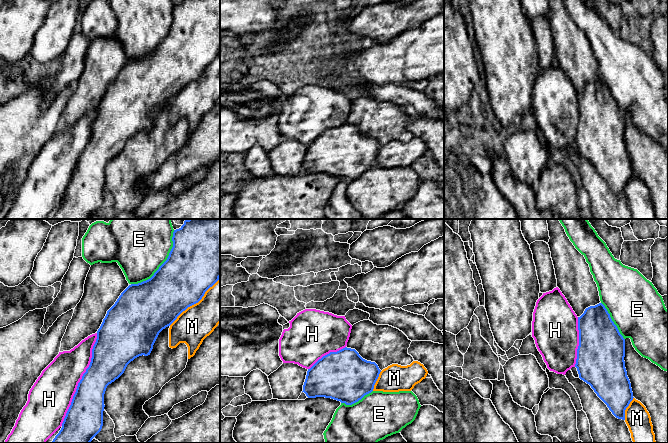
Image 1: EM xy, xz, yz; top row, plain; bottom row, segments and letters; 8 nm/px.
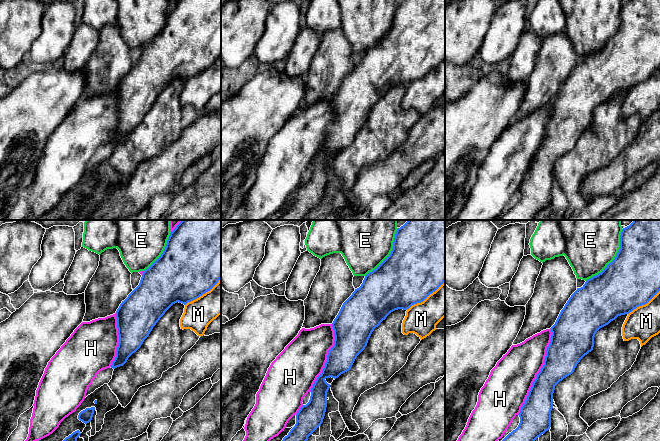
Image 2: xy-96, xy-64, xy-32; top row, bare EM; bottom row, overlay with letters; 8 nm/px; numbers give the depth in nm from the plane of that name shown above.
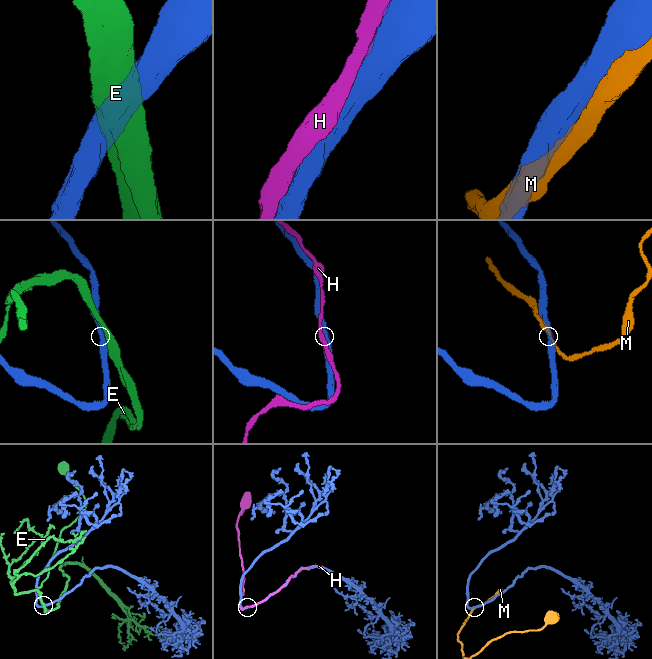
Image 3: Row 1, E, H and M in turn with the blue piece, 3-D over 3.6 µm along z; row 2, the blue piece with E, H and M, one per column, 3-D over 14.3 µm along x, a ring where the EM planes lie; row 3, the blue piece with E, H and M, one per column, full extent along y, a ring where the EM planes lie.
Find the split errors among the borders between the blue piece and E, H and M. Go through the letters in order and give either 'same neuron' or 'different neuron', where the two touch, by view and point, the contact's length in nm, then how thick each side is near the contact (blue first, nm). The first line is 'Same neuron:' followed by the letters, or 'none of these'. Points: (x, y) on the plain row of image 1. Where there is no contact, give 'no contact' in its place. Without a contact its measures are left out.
Same neuron: H
E: different neuron | xy (163, 39) | 550 nm | 440/420 nm
H: same neuron | xy (81, 155) | 800 nm | 280/320 nm
M: different neuron | xy (196, 78) | 550 nm | 420/300 nm

